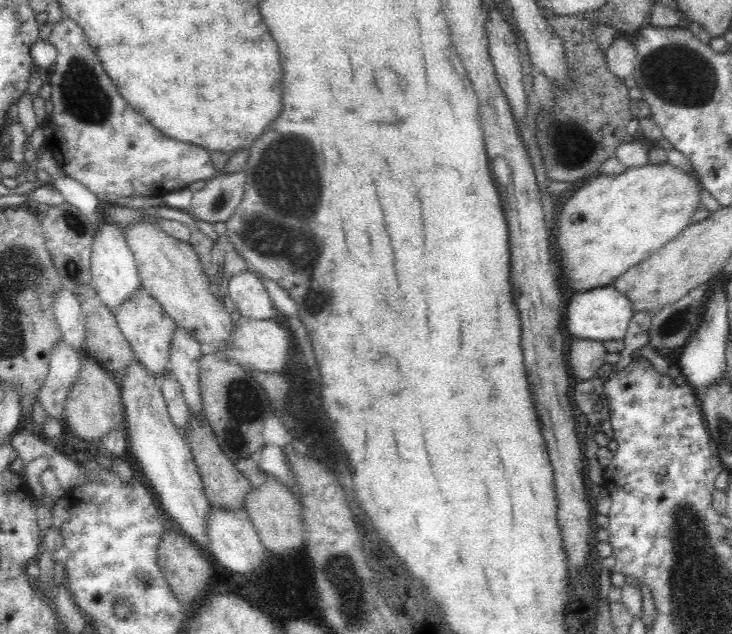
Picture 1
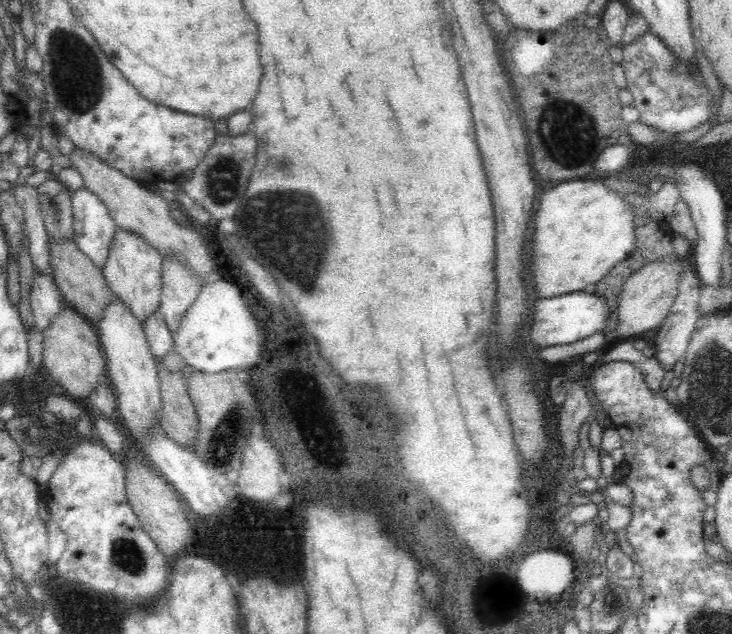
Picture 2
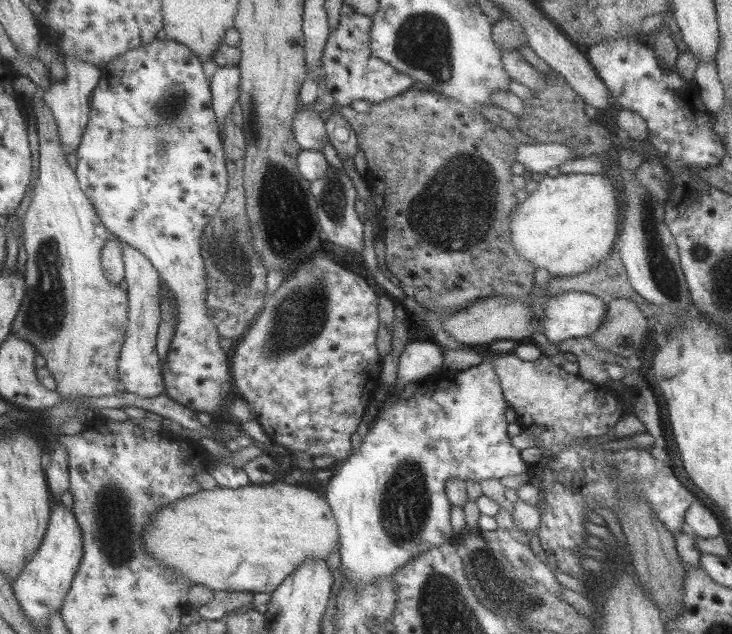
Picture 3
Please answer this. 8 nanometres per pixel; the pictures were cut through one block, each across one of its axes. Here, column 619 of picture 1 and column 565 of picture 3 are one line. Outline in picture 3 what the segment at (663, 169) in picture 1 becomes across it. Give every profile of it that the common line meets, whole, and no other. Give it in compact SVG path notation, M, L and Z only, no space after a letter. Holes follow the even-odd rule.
M546 173L542 174L535 191L517 204L509 219L509 238L513 251L523 261L547 271L551 277L569 277L585 273L605 259L617 243L621 221L619 190L606 174Z

